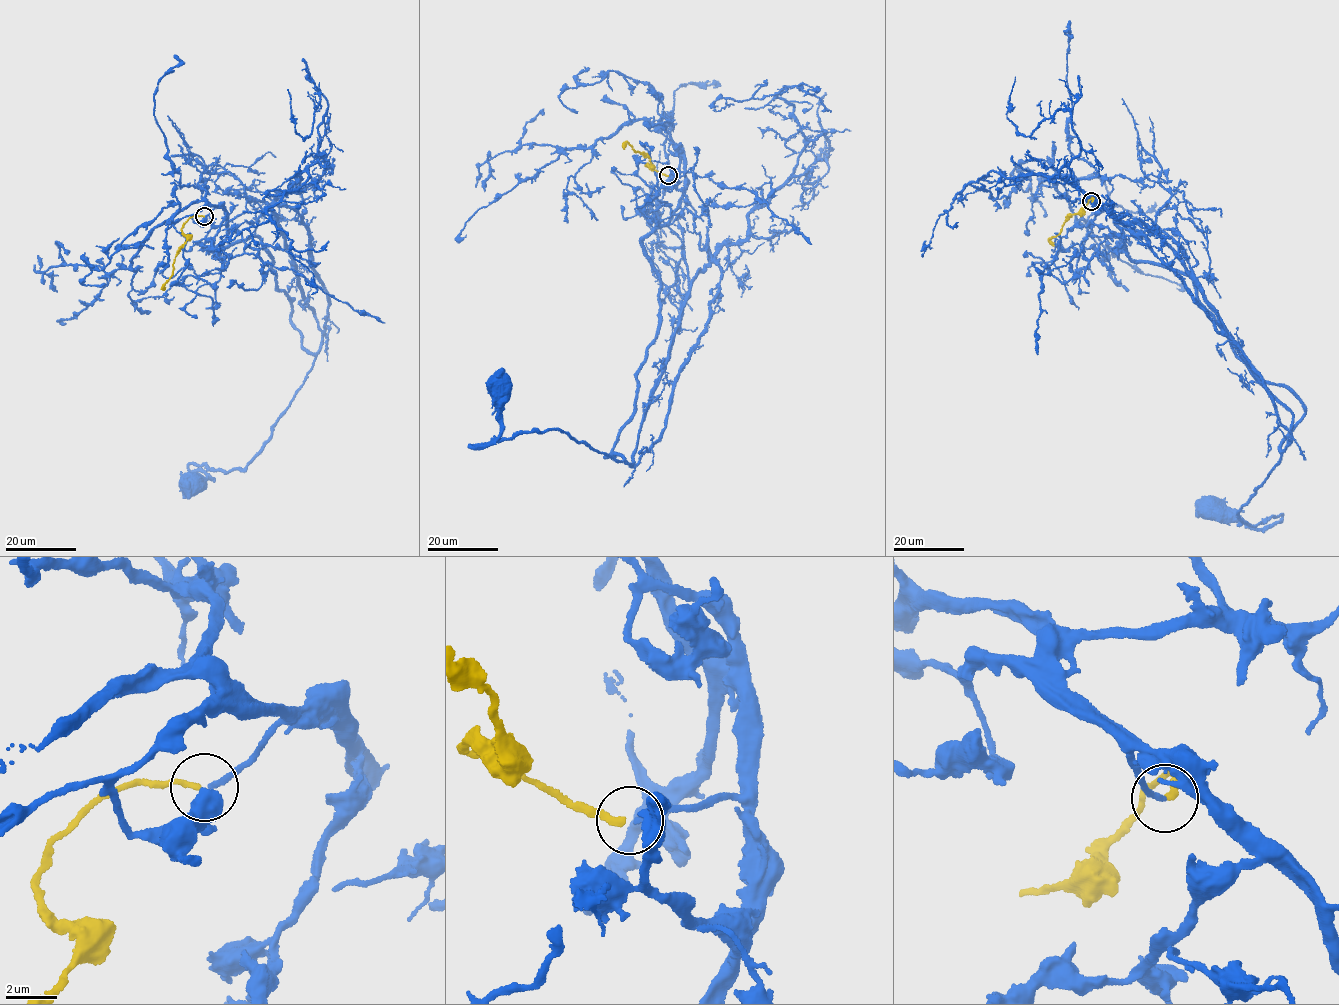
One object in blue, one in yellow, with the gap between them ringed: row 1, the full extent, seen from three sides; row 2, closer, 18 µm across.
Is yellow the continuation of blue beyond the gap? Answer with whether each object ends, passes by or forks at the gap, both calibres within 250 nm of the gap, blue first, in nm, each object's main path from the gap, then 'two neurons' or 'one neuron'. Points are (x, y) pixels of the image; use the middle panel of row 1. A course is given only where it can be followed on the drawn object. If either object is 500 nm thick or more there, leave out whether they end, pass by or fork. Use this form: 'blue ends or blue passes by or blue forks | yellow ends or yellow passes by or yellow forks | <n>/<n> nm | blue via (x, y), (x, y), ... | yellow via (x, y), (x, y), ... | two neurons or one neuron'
blue ends | yellow ends | 200/240 nm | blue via (669, 175), (623, 460), (556, 430), (469, 446), (499, 434), (499, 381) | yellow via (668, 175), (645, 166), (650, 163), (649, 158), (634, 152), (627, 142), (623, 149) | one neuron

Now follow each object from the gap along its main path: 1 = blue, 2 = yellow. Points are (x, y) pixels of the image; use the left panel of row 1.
1: (205, 216), (226, 215), (217, 254), (259, 238), (315, 361), (258, 454), (190, 464), (212, 478), (190, 488)
2: (204, 216), (193, 215), (183, 224), (186, 240), (175, 257), (164, 289)

